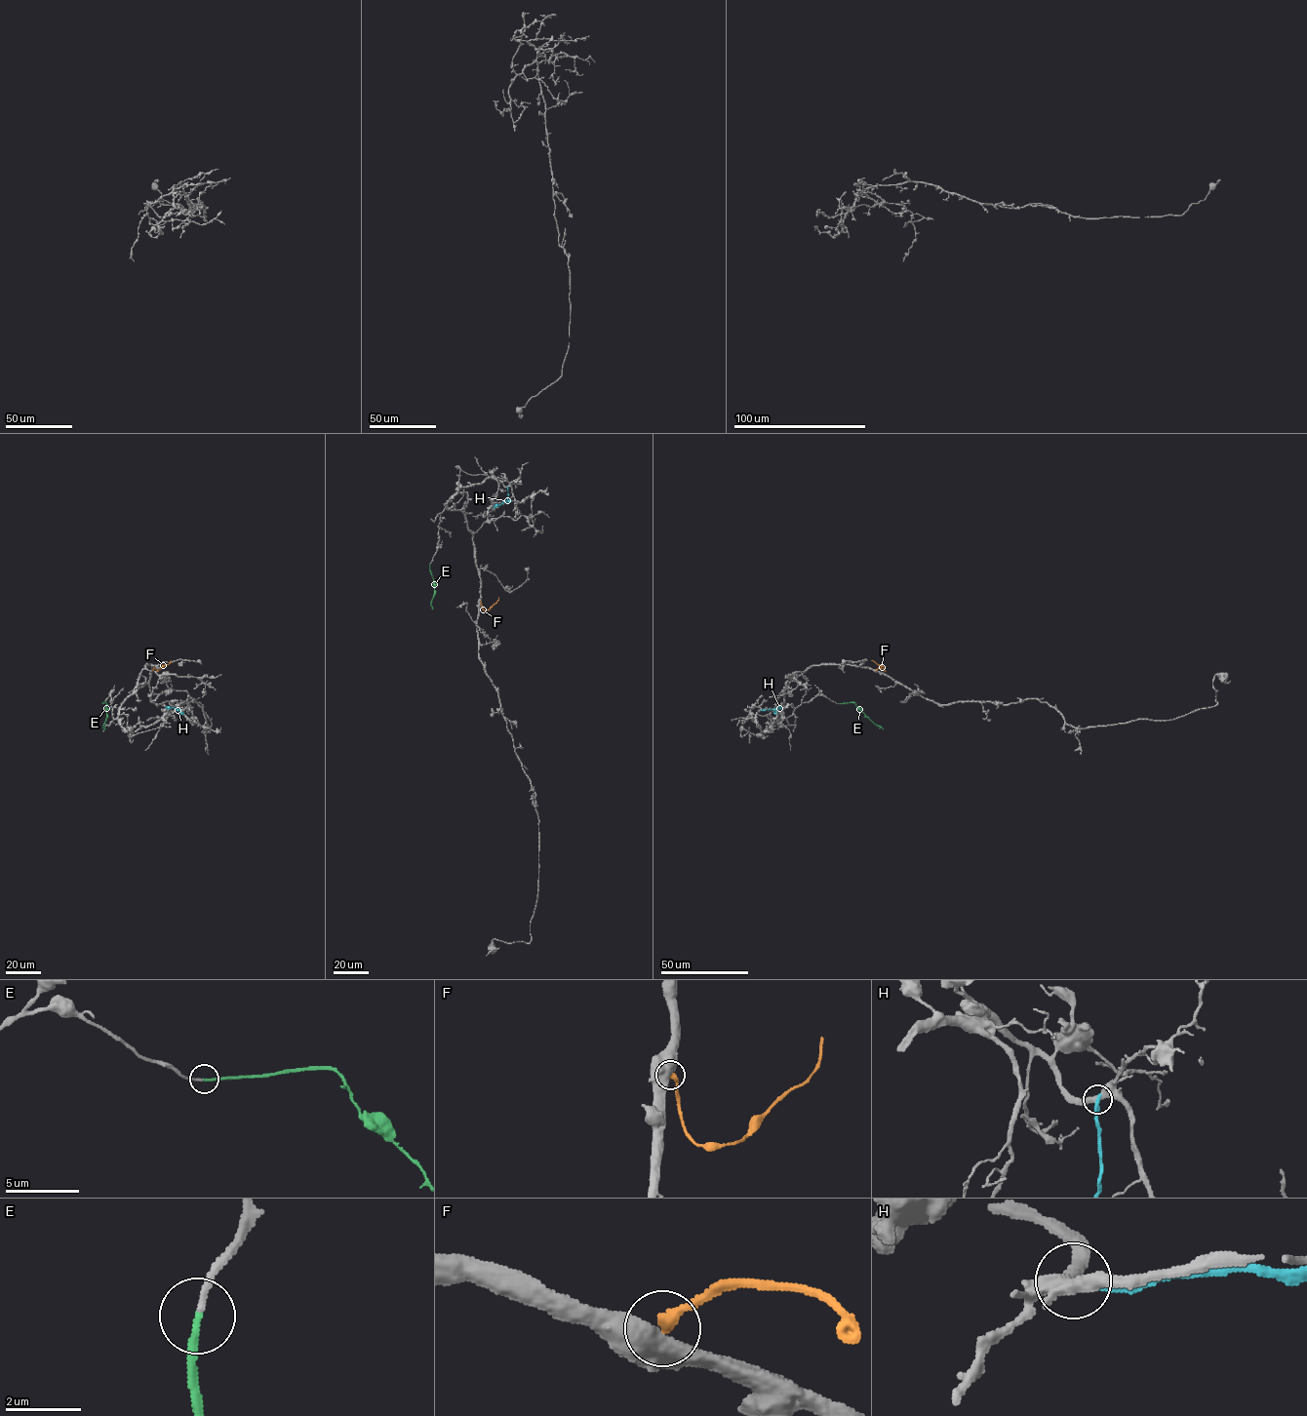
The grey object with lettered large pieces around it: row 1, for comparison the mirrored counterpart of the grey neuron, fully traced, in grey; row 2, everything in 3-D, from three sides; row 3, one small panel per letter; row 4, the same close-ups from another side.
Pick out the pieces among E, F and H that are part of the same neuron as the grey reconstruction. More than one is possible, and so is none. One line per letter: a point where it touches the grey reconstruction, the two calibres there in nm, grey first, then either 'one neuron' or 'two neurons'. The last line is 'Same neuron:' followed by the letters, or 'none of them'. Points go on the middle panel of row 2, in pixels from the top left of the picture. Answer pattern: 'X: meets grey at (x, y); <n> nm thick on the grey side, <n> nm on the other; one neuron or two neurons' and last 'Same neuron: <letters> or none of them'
E: meets grey at (430, 565); 160 nm thick on the grey side, 180 nm on the other; one neuron
F: meets grey at (480, 602); 750 nm thick on the grey side, 280 nm on the other; two neurons
H: meets grey at (508, 487); 380 nm thick on the grey side, 320 nm on the other; two neurons
Same neuron: E

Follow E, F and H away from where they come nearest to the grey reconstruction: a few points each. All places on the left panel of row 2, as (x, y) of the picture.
E: (102, 703), (105, 702), (104, 729)
F: (152, 670), (159, 670), (171, 660)
H: (180, 710), (166, 707)

